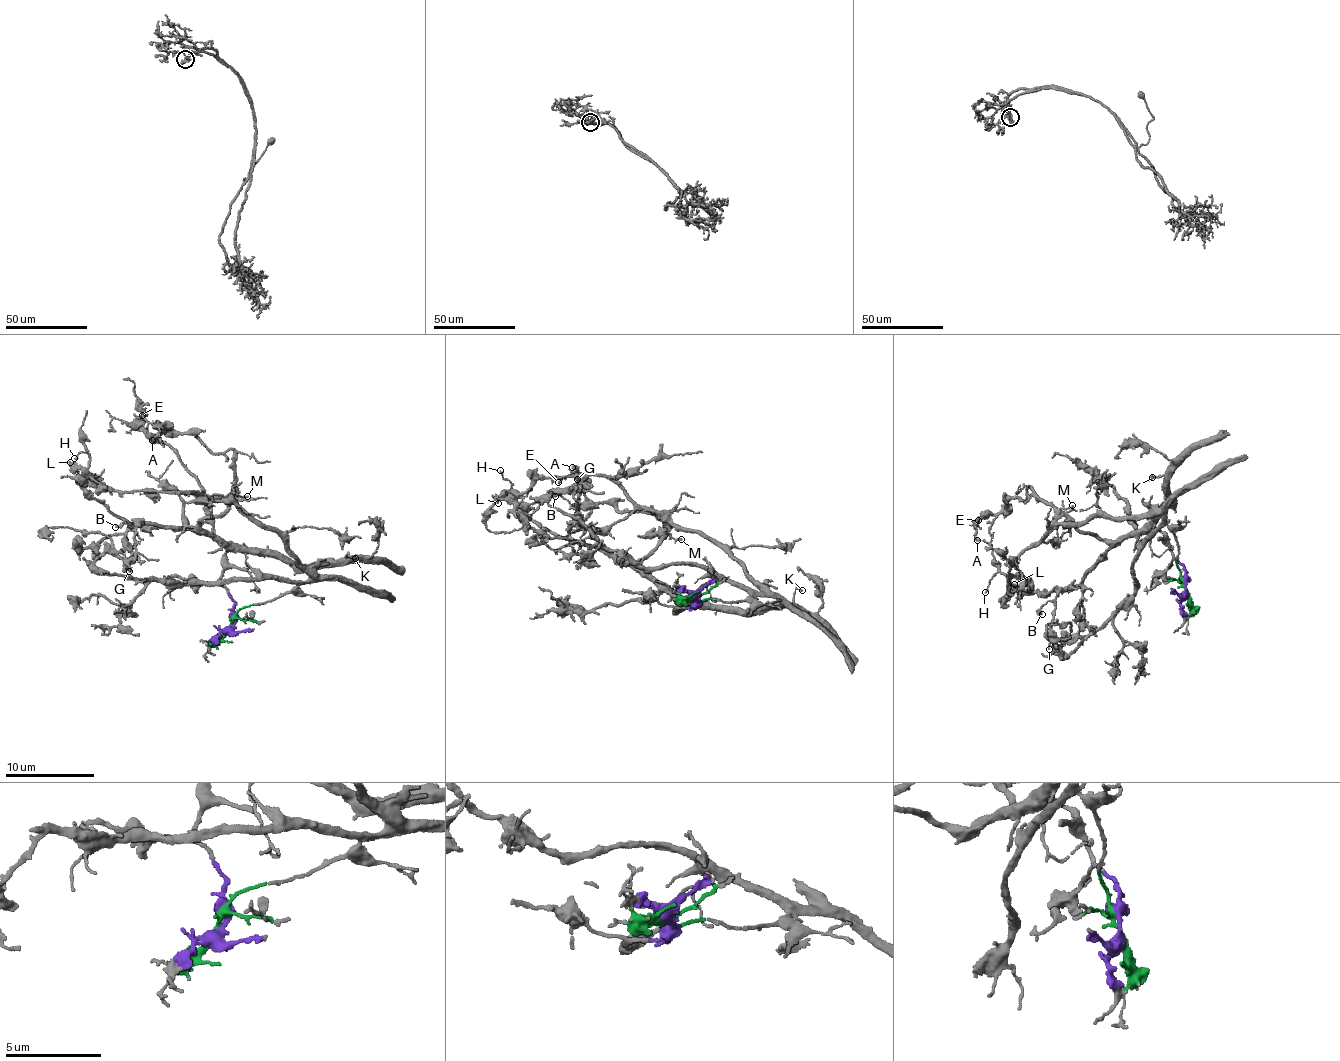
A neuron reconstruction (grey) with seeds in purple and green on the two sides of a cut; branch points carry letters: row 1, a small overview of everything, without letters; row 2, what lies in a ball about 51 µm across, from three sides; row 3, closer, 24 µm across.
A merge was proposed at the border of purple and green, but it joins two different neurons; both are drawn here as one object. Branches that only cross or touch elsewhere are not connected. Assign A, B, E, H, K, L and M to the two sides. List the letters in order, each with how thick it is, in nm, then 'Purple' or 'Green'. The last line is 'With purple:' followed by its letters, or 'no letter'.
A: Thickness 200 nm. Purple
B: Thickness 240 nm. Purple
E: Thickness 150 nm. Purple
H: Thickness 120 nm. Green
K: Thickness 110 nm. Purple
L: Thickness 300 nm. Green
M: Thickness 160 nm. Purple
With purple: A, B, E, K, M

